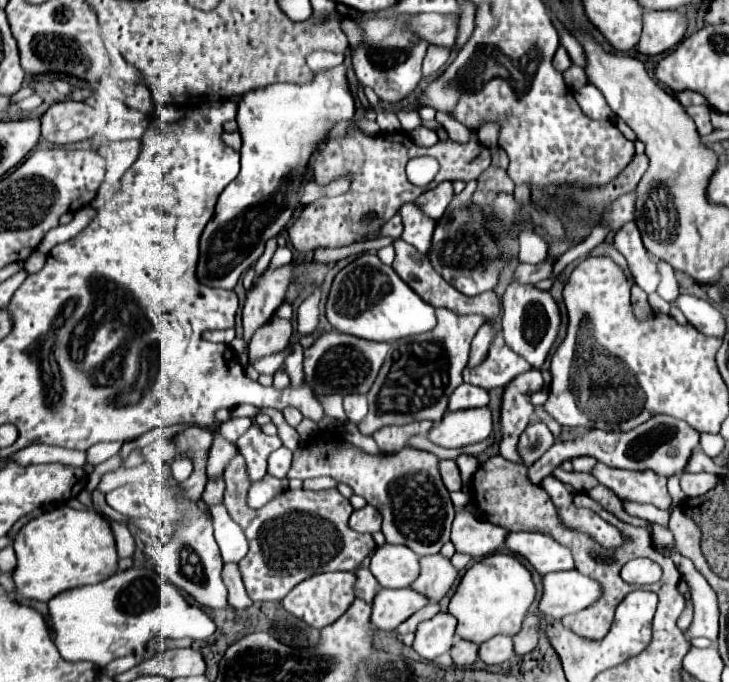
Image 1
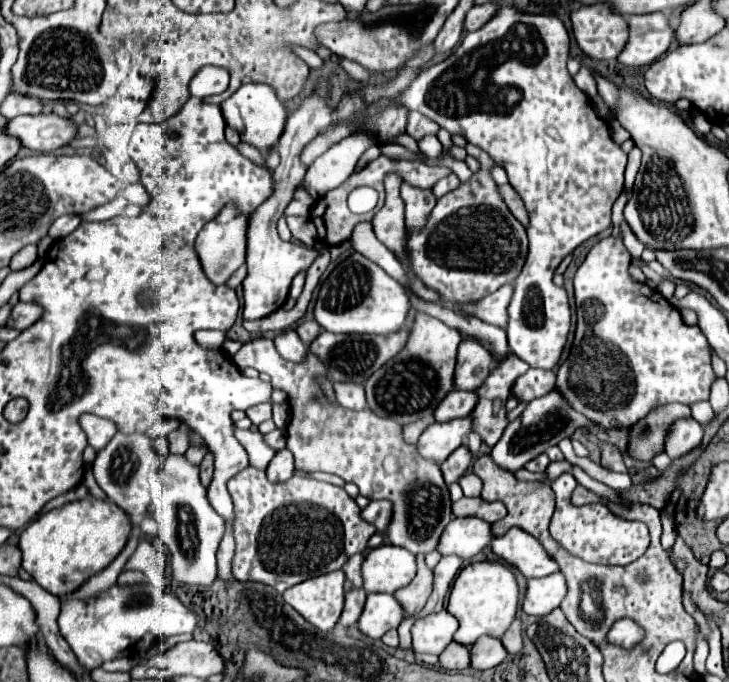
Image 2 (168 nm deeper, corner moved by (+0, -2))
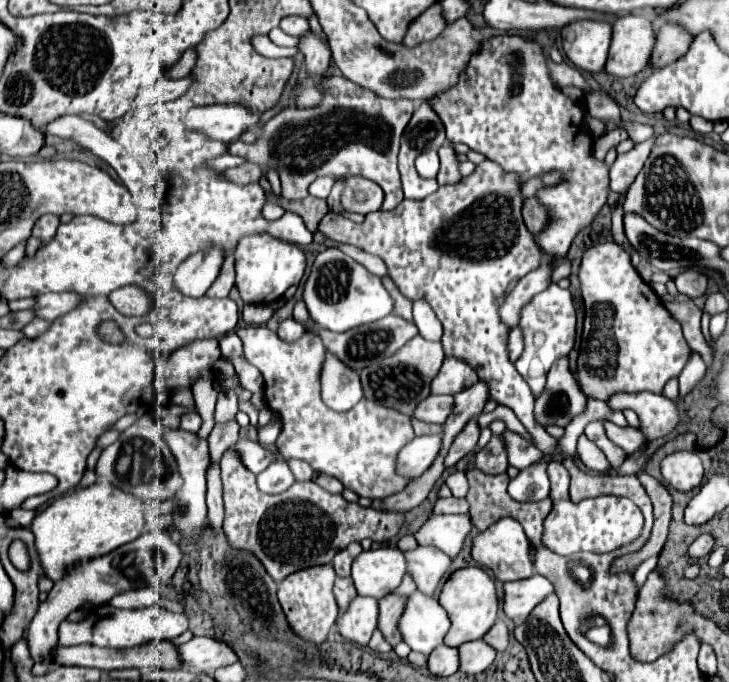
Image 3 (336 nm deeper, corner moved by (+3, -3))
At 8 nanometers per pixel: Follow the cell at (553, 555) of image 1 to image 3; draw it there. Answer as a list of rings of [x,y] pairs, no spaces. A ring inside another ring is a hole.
[[[501,518],[495,524],[491,524],[487,530],[475,534],[471,546],[471,558],[477,564],[489,568],[495,574],[495,578],[501,582],[523,580],[533,574],[533,564],[529,560],[529,540],[523,532],[523,526],[513,518]]]

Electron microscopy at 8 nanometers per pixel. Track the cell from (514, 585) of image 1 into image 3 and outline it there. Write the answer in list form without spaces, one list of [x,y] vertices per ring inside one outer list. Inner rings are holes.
[[[467,566],[461,570],[455,570],[449,580],[443,584],[441,594],[439,594],[439,604],[447,610],[449,620],[451,620],[451,628],[445,636],[445,644],[447,646],[459,646],[463,642],[469,640],[479,640],[497,620],[497,592],[495,592],[495,582],[491,580],[491,576],[479,568],[479,566]]]

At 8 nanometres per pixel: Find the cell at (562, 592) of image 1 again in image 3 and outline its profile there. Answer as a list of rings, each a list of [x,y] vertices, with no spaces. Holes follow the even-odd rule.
[[[533,574],[531,578],[525,580],[515,580],[515,582],[505,582],[503,584],[505,598],[503,598],[503,612],[507,618],[519,622],[529,616],[529,612],[549,594],[553,592],[553,584],[541,576]]]

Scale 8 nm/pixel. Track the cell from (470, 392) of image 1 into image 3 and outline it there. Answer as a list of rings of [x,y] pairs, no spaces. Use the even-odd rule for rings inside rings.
[[[427,396],[427,400],[421,400],[413,412],[413,418],[419,418],[423,422],[435,422],[443,424],[451,412],[453,396]]]

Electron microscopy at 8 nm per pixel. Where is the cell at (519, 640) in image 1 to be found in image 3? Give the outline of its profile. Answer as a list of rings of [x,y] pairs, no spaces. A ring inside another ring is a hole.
[[[497,620],[497,622],[491,626],[491,630],[483,636],[483,640],[485,640],[489,646],[493,646],[497,652],[503,652],[503,650],[507,648],[507,644],[509,644],[509,630],[507,630],[505,622]]]

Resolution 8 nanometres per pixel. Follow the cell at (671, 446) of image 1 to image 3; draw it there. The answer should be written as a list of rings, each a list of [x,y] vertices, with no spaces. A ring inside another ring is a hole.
[[[505,430],[501,436],[503,436],[505,448],[507,448],[509,464],[519,468],[519,470],[529,468],[531,464],[535,464],[535,460],[539,460],[539,456],[543,456],[543,452],[539,452],[539,448],[535,448],[531,442],[527,442],[517,432]]]

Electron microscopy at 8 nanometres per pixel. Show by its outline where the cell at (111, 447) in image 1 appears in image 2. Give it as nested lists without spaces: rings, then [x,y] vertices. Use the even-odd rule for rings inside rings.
[[[94,415],[82,417],[82,429],[86,431],[88,443],[94,447],[96,453],[102,451],[110,443],[110,439],[116,435],[116,427],[110,421],[94,417]]]

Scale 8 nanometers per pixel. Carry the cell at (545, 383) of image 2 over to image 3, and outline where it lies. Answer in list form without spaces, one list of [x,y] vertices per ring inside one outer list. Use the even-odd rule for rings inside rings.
[[[485,160],[477,166],[477,170],[471,176],[461,178],[457,184],[451,186],[439,186],[439,190],[423,200],[403,200],[397,204],[397,208],[383,212],[371,212],[365,216],[363,224],[355,224],[339,214],[329,212],[319,222],[319,230],[345,244],[353,244],[361,248],[367,254],[379,256],[385,266],[389,278],[397,284],[403,296],[407,296],[411,302],[415,300],[427,300],[437,314],[437,318],[443,324],[443,350],[445,356],[455,356],[463,362],[467,362],[477,376],[487,384],[489,396],[513,408],[521,424],[531,434],[533,444],[541,452],[551,452],[551,444],[555,440],[541,428],[541,424],[533,416],[533,396],[531,388],[527,388],[527,382],[519,372],[515,370],[515,364],[509,360],[507,354],[507,338],[509,338],[509,326],[501,322],[499,318],[499,304],[505,300],[505,296],[515,288],[515,284],[531,270],[539,268],[543,260],[543,250],[537,246],[535,238],[529,234],[527,226],[523,224],[523,200],[521,194],[523,180],[515,172],[503,170],[499,164]]]

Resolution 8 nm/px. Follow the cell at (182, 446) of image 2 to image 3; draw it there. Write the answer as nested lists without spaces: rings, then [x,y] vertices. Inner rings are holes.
[[[185,414],[181,418],[181,428],[187,432],[197,432],[201,428],[201,416],[199,414]]]

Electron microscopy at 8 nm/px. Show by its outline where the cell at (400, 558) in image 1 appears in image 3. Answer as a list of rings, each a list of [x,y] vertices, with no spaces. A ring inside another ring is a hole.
[[[375,548],[361,552],[353,562],[353,582],[359,596],[383,598],[405,576],[405,560],[399,548]]]

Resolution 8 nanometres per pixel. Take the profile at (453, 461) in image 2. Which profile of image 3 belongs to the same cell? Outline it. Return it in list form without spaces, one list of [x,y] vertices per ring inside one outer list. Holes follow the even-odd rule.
[[[477,418],[469,420],[467,426],[457,434],[457,438],[455,438],[453,444],[451,444],[451,452],[449,452],[447,458],[445,458],[445,466],[447,466],[447,468],[455,466],[465,454],[469,454],[469,452],[475,450],[479,432],[481,432],[481,428],[479,428],[479,424],[477,424]]]

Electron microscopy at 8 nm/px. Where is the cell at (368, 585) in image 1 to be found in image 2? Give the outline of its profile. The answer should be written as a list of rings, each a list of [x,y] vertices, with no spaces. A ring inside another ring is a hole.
[[[354,555],[346,561],[346,565],[342,567],[342,571],[346,573],[346,583],[344,583],[344,589],[346,591],[352,591],[352,589],[362,589],[362,561],[364,561],[364,555]]]

